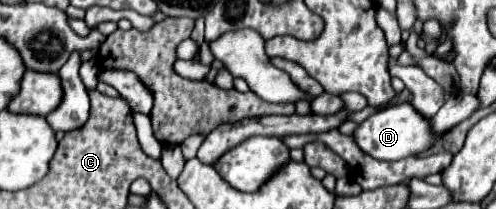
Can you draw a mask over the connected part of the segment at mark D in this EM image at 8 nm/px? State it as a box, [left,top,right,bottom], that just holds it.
[353,103,435,161]

